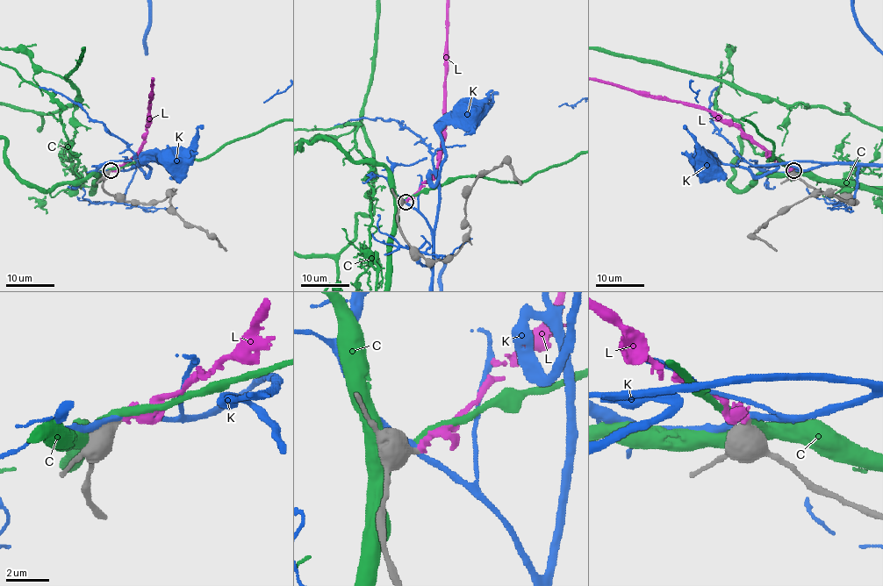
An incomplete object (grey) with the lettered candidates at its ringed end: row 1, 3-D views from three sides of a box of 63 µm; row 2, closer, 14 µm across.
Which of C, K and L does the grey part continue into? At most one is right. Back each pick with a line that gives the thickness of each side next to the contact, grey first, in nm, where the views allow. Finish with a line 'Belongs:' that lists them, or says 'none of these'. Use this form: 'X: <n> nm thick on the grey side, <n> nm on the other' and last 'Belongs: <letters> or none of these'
L: 420 nm thick on the grey side, 400 nm on the other
Belongs: L

